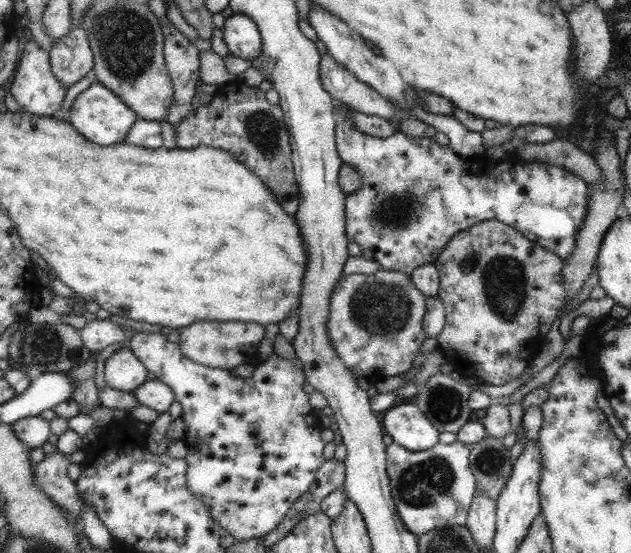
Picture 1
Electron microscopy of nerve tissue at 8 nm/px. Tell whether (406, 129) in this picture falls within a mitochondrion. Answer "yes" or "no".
no

